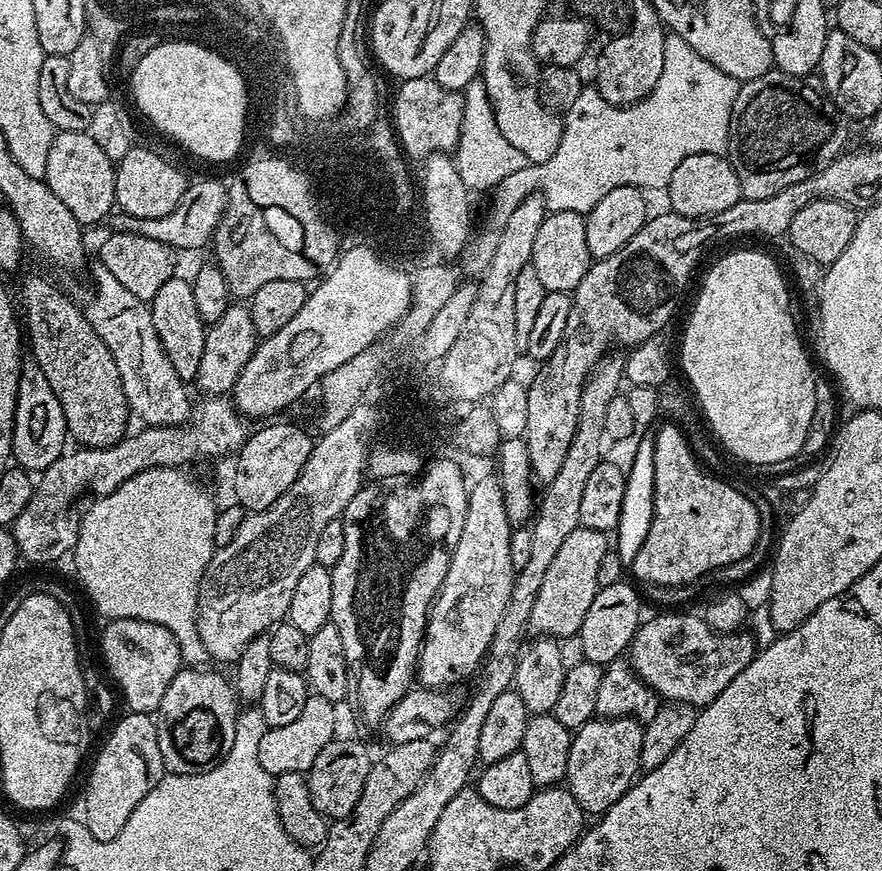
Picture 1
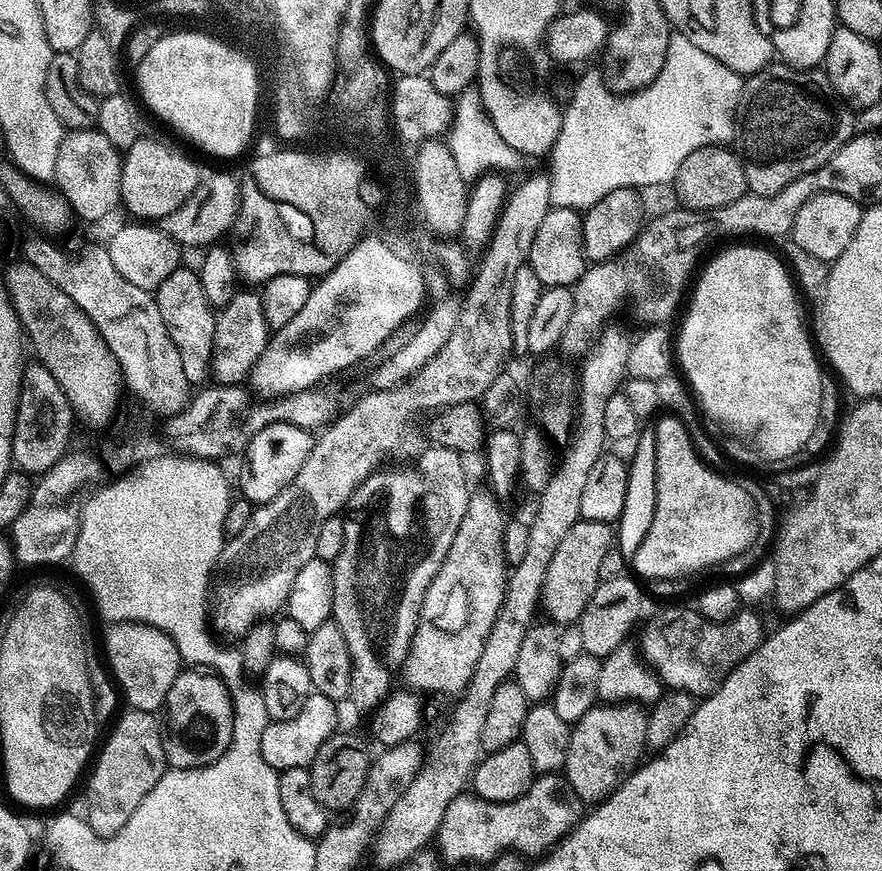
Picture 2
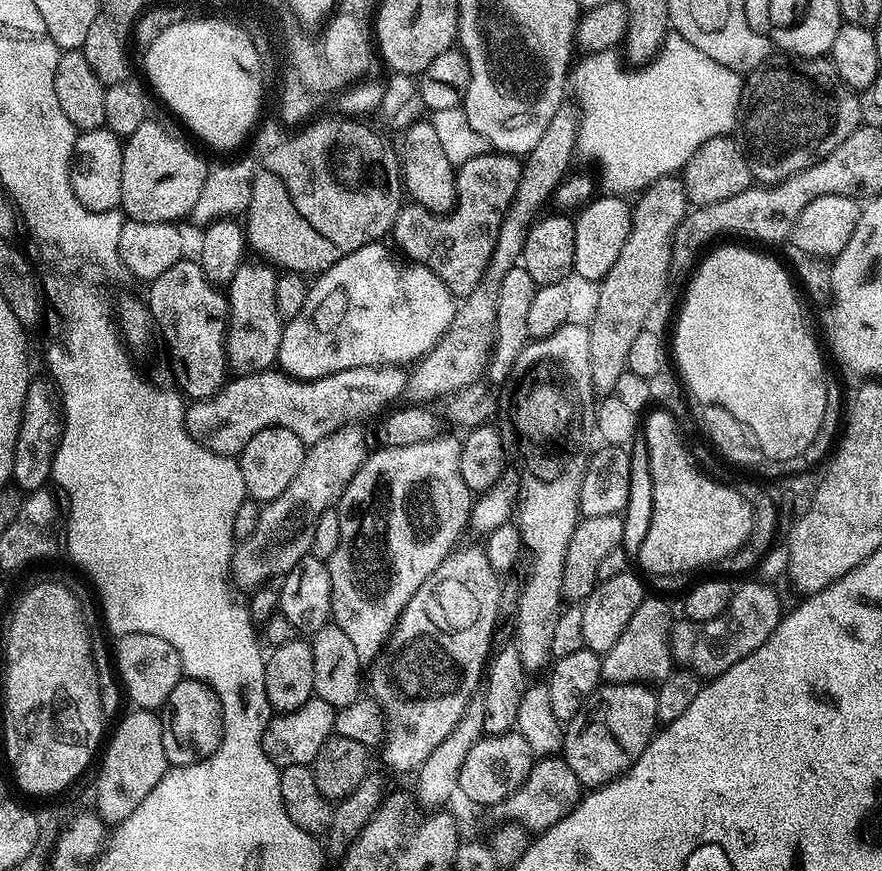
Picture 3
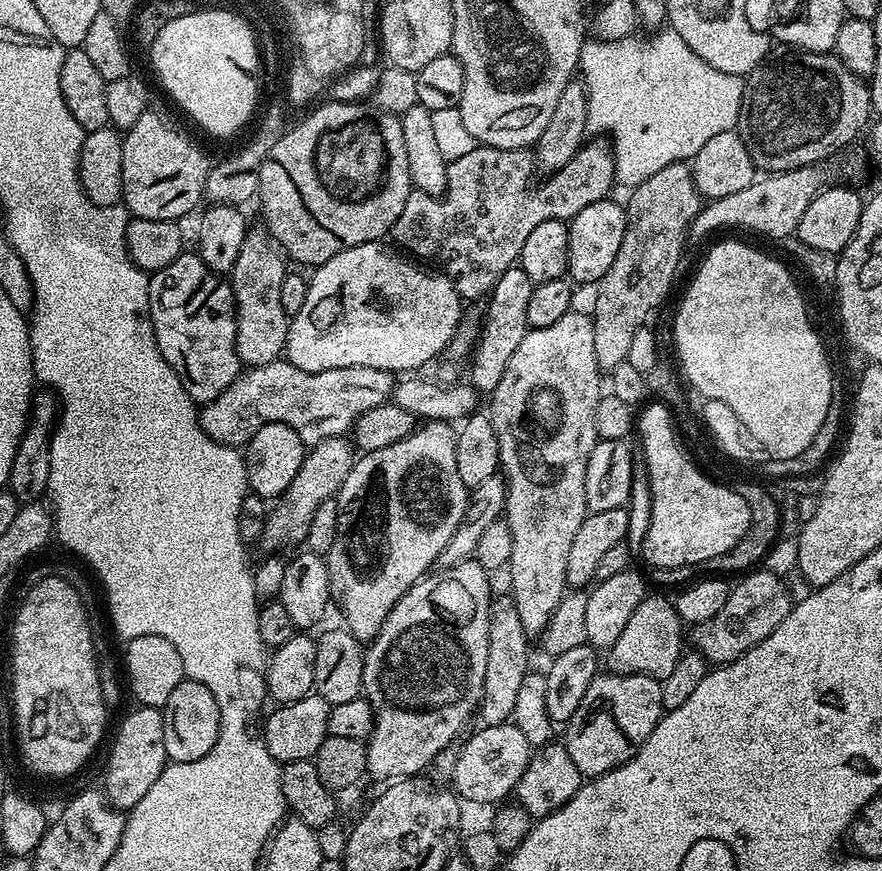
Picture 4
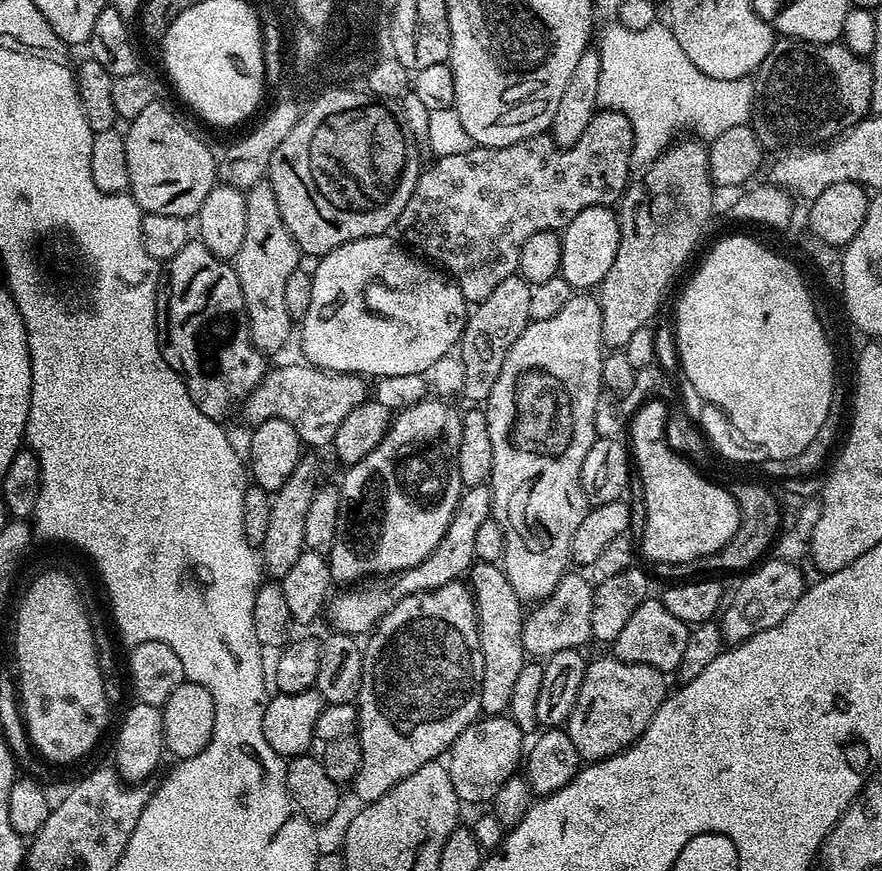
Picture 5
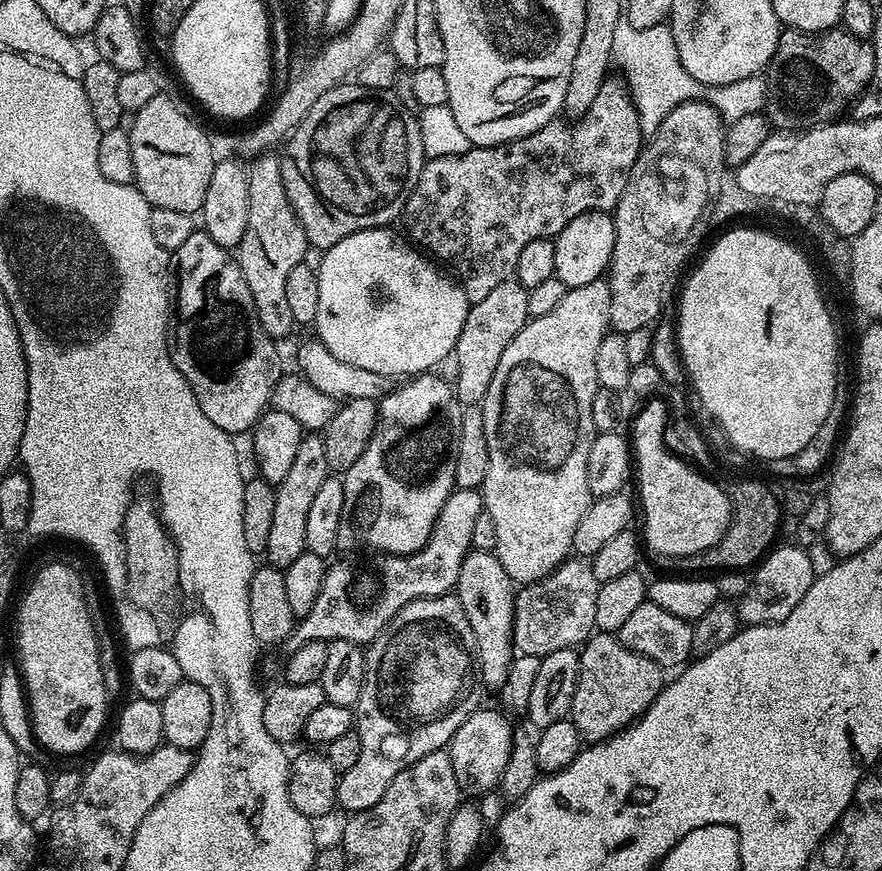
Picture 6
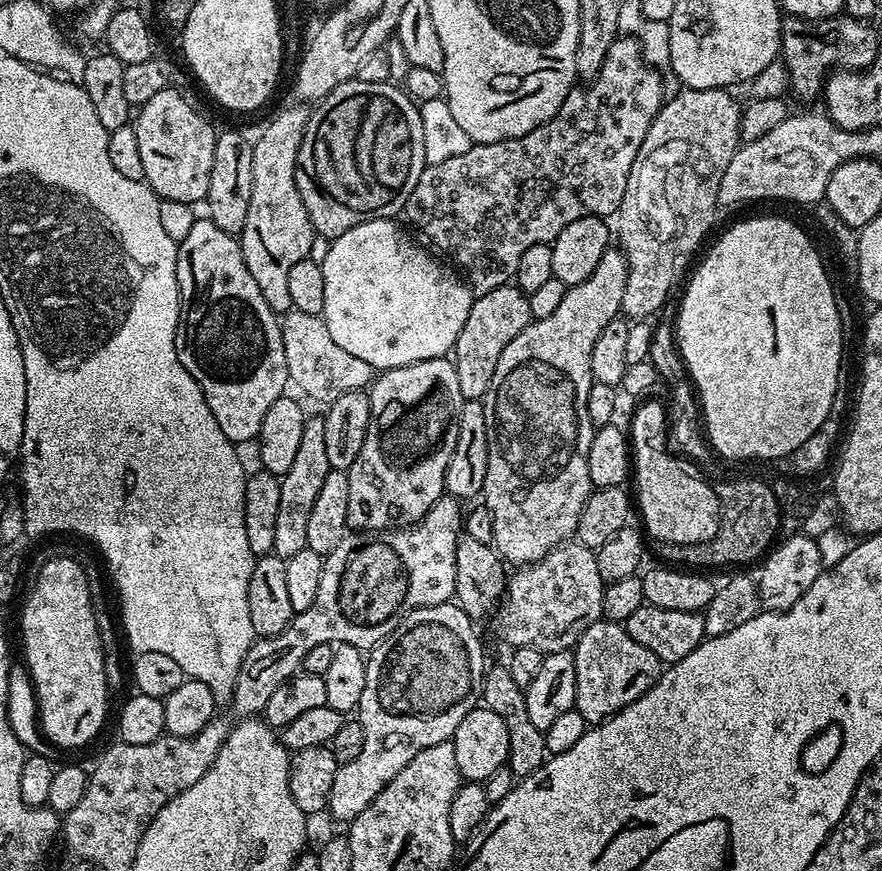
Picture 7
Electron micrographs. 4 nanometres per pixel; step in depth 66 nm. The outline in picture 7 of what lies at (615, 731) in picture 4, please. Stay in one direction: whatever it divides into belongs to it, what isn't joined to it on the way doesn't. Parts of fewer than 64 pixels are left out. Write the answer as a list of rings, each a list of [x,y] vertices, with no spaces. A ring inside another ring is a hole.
[[[601,618],[586,626],[578,638],[576,647],[571,649],[574,658],[574,678],[576,679],[575,711],[582,714],[585,725],[600,724],[615,712],[621,712],[630,702],[642,698],[646,690],[658,682],[662,662],[658,654],[646,650],[646,646],[634,642],[628,636],[623,623]]]

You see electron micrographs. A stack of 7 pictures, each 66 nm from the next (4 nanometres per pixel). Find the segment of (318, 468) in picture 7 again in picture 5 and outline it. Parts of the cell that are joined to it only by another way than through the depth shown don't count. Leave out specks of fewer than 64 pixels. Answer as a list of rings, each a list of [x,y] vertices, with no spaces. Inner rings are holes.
[[[309,452],[301,455],[294,473],[283,483],[277,492],[271,493],[272,505],[270,506],[270,526],[266,530],[266,538],[258,549],[262,568],[268,572],[273,581],[284,579],[289,570],[294,567],[294,561],[298,554],[305,552],[304,539],[302,538],[304,523],[306,522],[306,509],[310,507],[310,498],[316,493],[316,474],[318,472],[318,460],[315,453]]]

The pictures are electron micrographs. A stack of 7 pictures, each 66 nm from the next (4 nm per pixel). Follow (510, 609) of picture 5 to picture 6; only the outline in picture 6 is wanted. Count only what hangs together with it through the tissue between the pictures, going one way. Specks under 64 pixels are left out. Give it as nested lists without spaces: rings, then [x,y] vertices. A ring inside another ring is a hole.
[[[495,551],[469,552],[462,562],[462,570],[458,570],[454,595],[466,614],[466,622],[470,622],[478,654],[480,680],[488,690],[503,689],[506,676],[510,674],[514,655],[512,627],[517,591],[517,585],[510,578],[510,574],[502,570],[502,562],[498,562]]]

